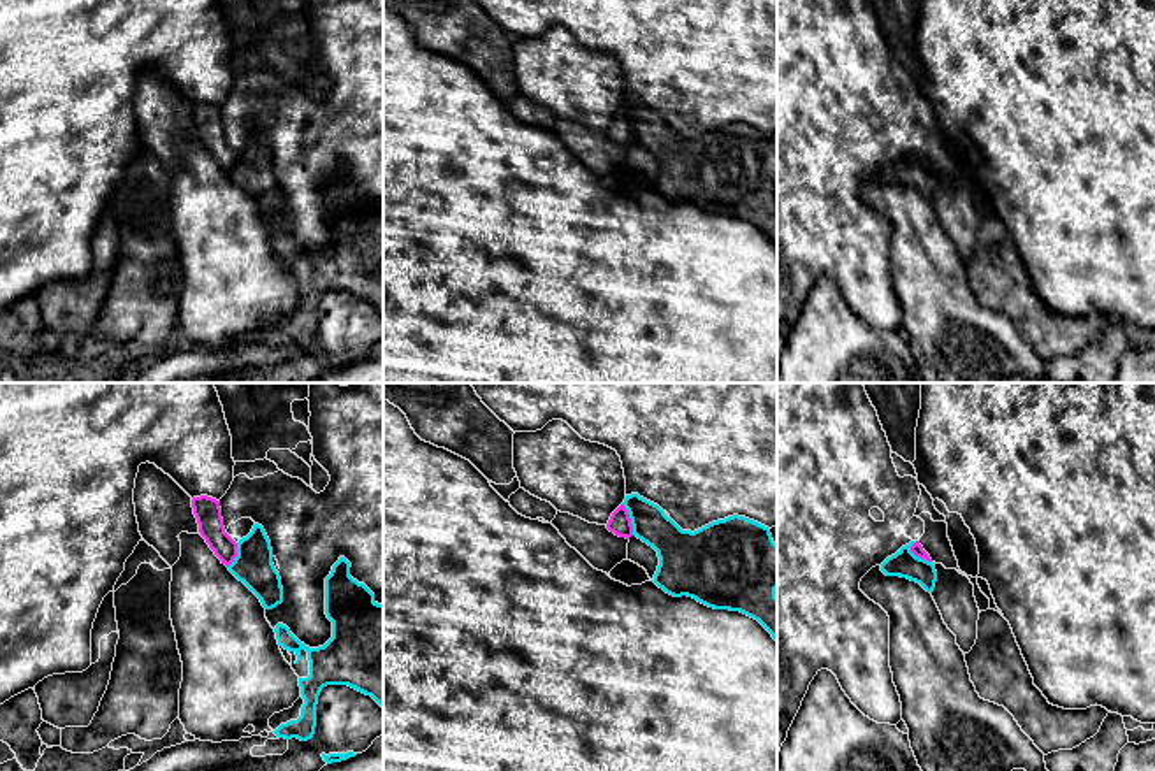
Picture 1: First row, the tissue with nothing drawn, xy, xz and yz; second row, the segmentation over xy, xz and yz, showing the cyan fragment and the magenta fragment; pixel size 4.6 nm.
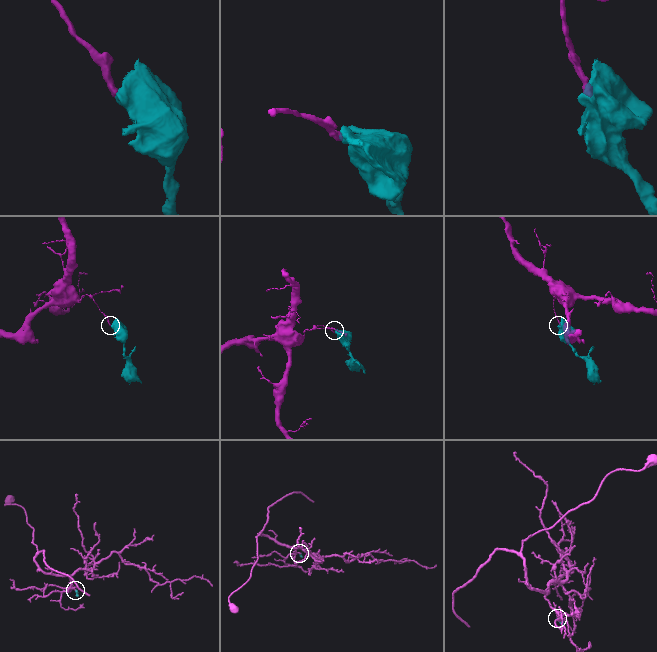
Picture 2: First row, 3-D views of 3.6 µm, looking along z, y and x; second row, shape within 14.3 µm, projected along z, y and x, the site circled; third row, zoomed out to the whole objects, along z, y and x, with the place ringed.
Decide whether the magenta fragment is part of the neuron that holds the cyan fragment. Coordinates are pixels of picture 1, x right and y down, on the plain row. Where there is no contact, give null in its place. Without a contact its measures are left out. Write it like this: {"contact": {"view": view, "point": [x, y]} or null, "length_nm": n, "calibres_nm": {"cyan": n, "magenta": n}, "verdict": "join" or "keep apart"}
{"contact": {"view": "xz", "point": [630, 123]}, "length_nm": 160, "calibres_nm": {"cyan": 170, "magenta": 100}, "verdict": "keep apart"}

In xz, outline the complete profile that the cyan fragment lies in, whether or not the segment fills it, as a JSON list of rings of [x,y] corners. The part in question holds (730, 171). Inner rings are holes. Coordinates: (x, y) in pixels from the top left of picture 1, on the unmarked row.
[[[626,102],[633,142],[657,158],[654,190],[673,204],[693,204],[714,216],[740,218],[758,227],[777,248],[777,151],[770,135],[745,123],[728,123],[694,139],[682,137],[665,118],[640,104]]]

